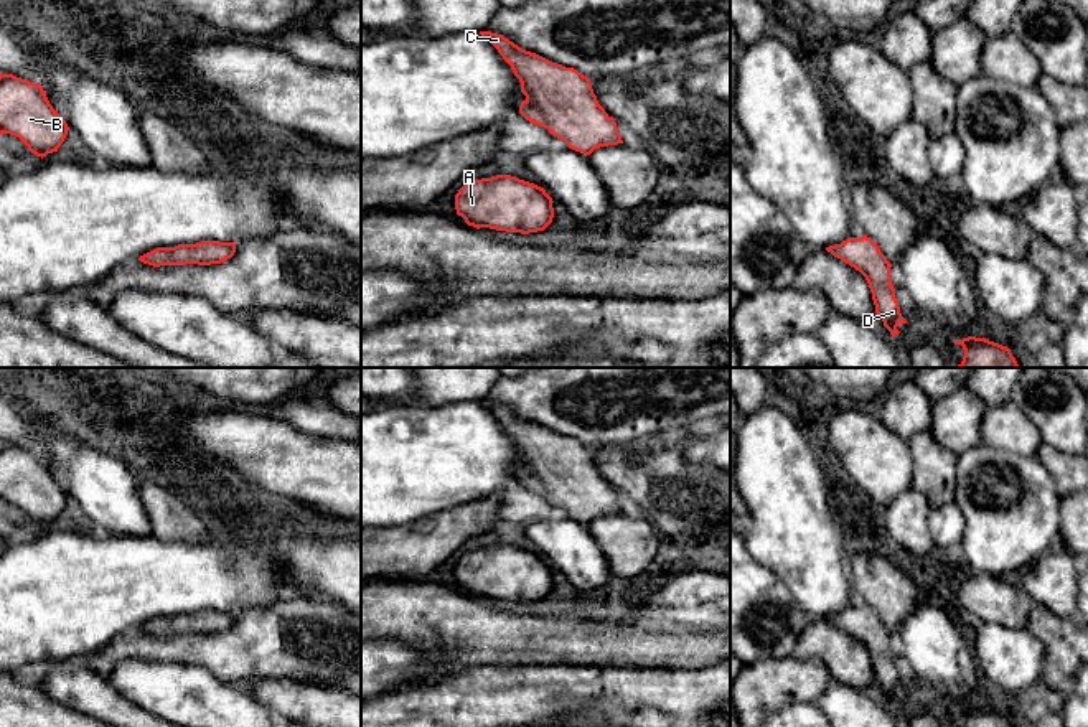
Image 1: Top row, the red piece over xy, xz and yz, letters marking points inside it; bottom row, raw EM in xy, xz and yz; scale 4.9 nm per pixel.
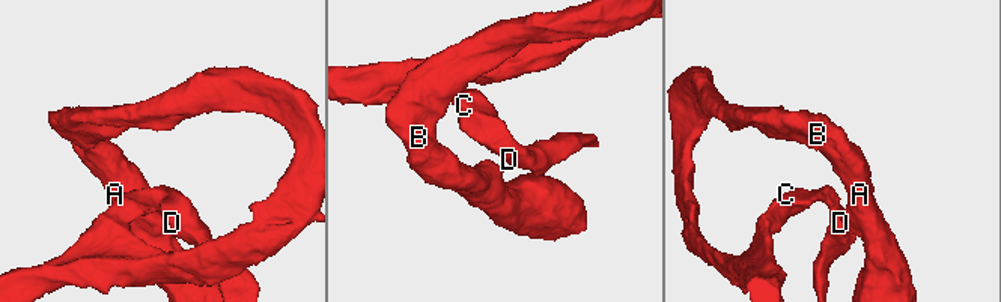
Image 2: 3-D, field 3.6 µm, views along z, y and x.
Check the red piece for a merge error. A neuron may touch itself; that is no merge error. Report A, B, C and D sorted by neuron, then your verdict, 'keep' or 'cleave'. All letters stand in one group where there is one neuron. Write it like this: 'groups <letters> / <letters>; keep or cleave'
groups A B C D; keep

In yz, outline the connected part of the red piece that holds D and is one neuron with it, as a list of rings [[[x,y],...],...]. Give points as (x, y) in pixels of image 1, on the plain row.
[[[867,605],[847,607],[841,613],[826,617],[826,620],[865,646],[872,661],[875,682],[882,687],[884,696],[892,706],[898,704],[900,701],[897,696],[907,692],[907,689],[902,686],[895,668],[895,658],[890,646],[892,633],[880,621],[877,612]]]

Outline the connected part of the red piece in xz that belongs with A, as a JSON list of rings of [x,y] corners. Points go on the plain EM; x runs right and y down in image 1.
[[[511,544],[475,549],[455,564],[457,584],[468,595],[521,603],[544,600],[554,587],[552,572],[544,557]]]

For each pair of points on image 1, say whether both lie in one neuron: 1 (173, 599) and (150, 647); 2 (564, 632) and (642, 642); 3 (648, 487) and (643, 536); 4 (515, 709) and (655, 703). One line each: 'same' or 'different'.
1: different
2: same
3: different
4: same

